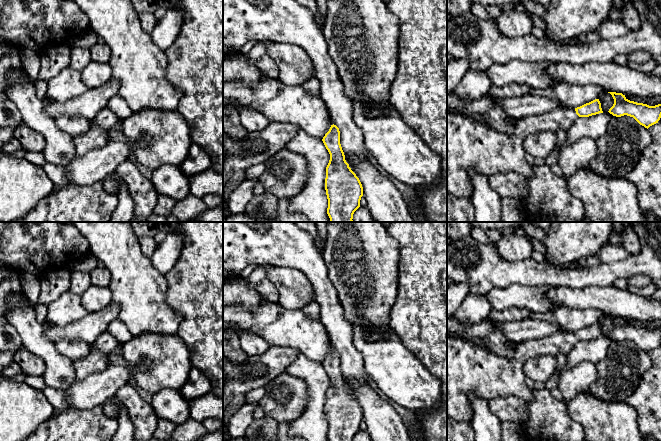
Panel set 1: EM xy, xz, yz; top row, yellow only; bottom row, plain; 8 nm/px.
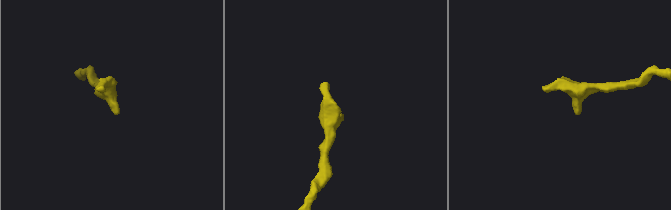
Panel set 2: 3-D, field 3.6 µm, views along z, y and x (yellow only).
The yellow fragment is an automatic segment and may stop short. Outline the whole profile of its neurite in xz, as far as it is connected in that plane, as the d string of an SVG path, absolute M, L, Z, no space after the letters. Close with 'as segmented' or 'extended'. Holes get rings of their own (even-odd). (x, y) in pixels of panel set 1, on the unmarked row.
M331 349L322 365L330 378L325 402L327 438L329 441L353 441L360 431L363 411L345 384L339 352Z | as segmented

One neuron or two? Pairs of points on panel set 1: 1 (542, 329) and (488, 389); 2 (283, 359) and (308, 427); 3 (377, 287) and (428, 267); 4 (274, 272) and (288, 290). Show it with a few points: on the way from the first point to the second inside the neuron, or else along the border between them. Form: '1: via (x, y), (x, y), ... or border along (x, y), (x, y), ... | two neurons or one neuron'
1: border along (557, 332), (538, 338), (526, 339), (518, 344) | two neurons
2: border along (300, 353), (284, 371) | two neurons
3: border along (400, 256), (398, 261), (398, 289), (394, 302) | two neurons
4: via (278, 276), (288, 286) | one neuron

